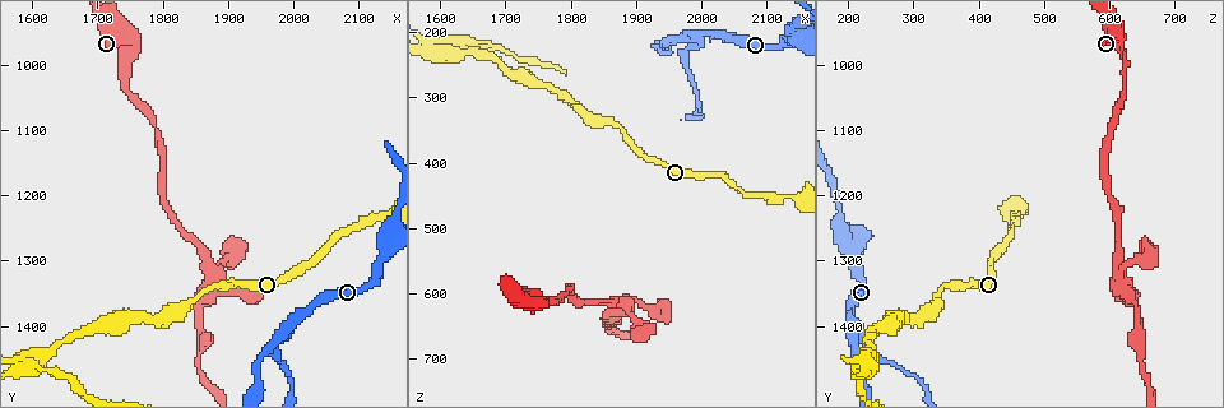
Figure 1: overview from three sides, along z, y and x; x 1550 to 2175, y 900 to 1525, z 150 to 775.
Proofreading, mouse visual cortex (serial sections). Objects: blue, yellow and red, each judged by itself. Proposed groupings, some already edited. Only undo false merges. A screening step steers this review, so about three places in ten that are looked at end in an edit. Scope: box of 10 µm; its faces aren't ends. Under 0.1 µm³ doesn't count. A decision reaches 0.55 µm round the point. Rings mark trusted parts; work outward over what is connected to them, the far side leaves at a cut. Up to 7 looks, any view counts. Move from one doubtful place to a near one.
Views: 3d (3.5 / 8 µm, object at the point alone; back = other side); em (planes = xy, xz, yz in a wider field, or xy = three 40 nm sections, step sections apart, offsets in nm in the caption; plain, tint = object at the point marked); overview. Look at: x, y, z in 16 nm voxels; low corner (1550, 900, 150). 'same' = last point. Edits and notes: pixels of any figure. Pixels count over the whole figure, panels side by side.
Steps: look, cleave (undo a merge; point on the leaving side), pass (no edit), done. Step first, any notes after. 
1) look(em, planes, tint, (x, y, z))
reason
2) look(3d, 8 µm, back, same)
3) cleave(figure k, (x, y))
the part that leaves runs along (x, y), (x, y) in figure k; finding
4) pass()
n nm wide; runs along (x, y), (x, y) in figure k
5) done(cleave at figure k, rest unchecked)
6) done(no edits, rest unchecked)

look(3d, 3.5 µm, back, (1985, 1410, 205))
three arms meet

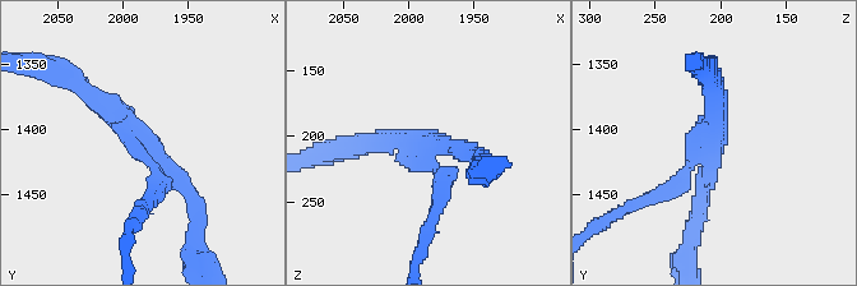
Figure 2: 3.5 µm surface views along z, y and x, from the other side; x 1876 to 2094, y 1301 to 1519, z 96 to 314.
look(em, xy, step 2, tint, (1984, 1410, 208))
3 arms; arms of 200, 250, 250 nm; shape alone is not enough

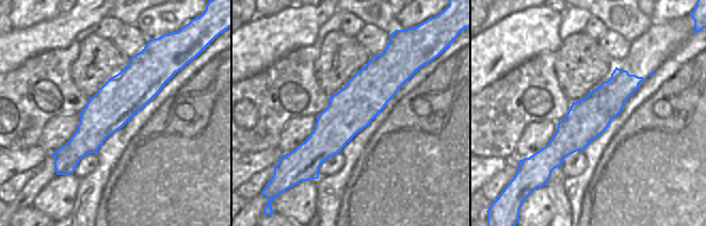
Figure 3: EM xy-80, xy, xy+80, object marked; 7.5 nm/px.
look(em, xy, step 1, tint, same)

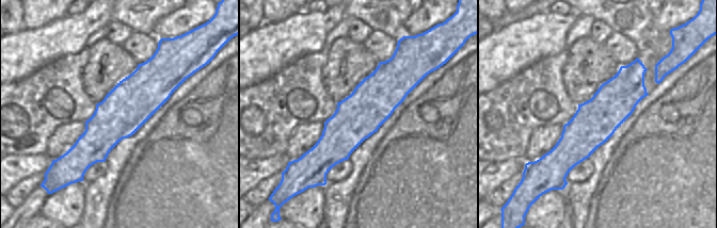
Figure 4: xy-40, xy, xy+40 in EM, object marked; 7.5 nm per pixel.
cleave(figure 2, (445, 179))
two cells meet here

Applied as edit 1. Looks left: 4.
look(overview)
see it whole again

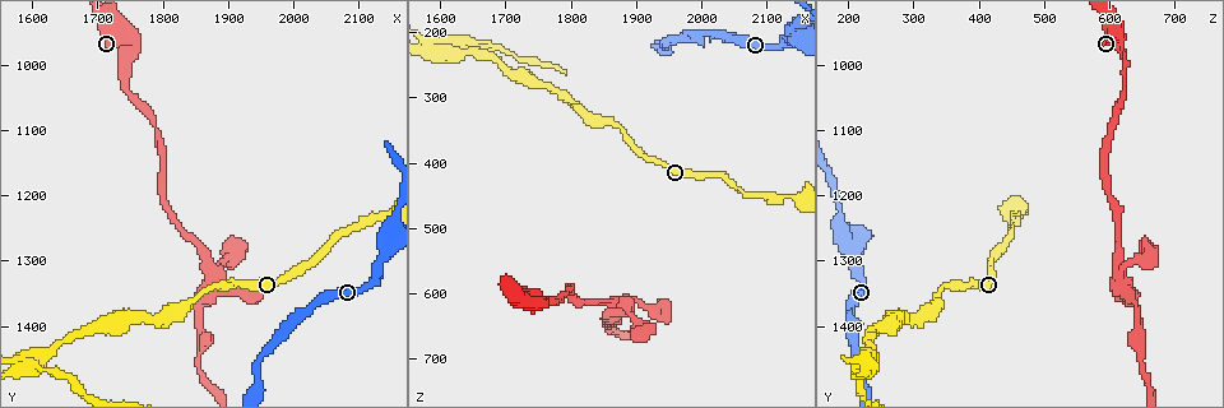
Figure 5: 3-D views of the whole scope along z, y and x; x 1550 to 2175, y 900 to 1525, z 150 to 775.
look(em, xy, step 5, tint, (1885, 1315, 615))
a narrow waist

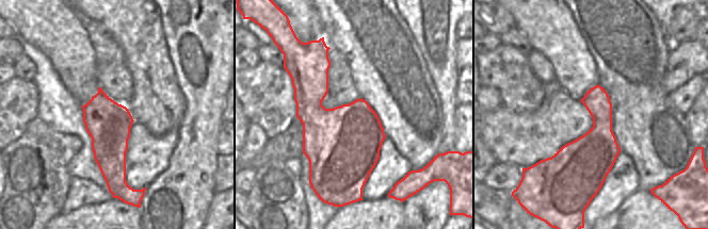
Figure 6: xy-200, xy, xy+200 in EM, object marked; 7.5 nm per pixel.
look(3d, 3.5 µm, same)
see where the arms go

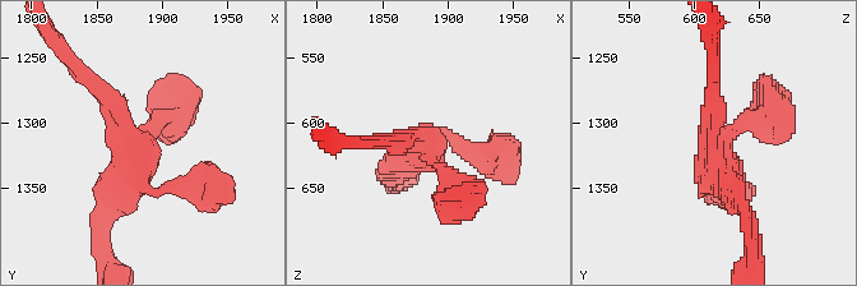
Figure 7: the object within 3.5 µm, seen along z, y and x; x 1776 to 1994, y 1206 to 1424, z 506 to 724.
pass()
arms of 150, 200, 250, 300 nm; runs along (712, 81), (705, 139), (747, 217) in figure 7; one cell here

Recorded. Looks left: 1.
done(cleave at figure 2, rest unchecked)

